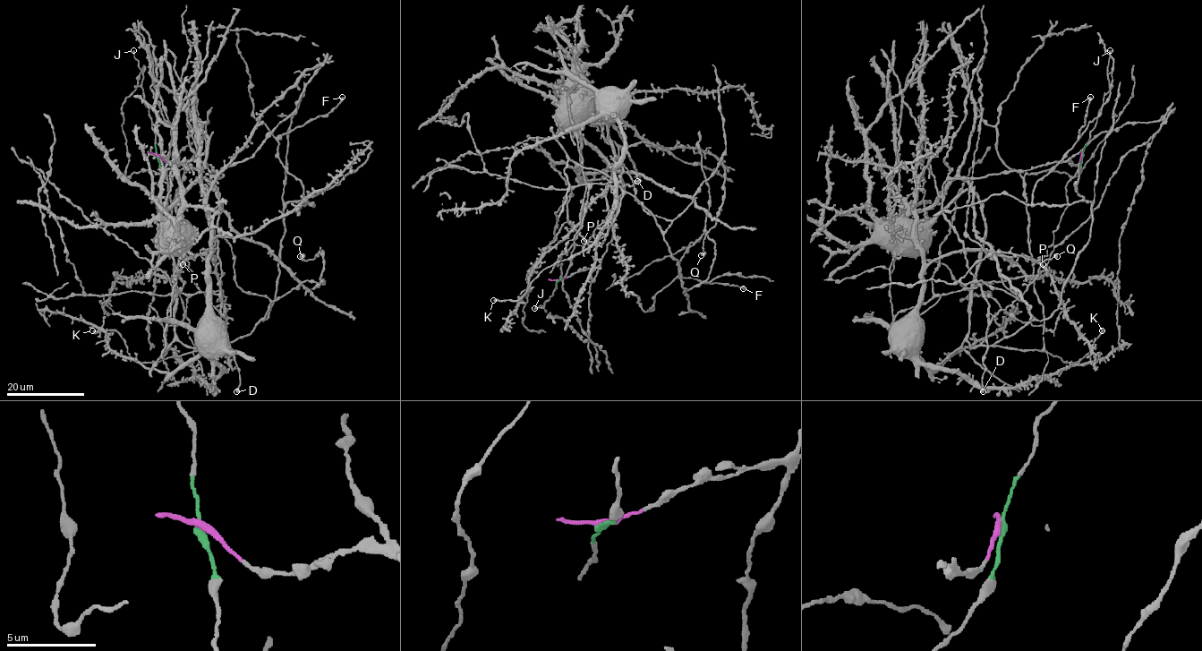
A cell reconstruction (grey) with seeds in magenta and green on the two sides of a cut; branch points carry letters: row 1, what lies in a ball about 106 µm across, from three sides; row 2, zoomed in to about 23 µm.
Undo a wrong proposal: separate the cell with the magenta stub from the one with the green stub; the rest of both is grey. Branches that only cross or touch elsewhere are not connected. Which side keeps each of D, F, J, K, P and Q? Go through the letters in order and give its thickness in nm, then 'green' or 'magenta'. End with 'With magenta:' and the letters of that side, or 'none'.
D: 550 nm | green
F: 460 nm | magenta
J: 240 nm | green
K: 400 nm | magenta
P: 200 nm | green
Q: 380 nm | magenta
With magenta: F, K, Q

